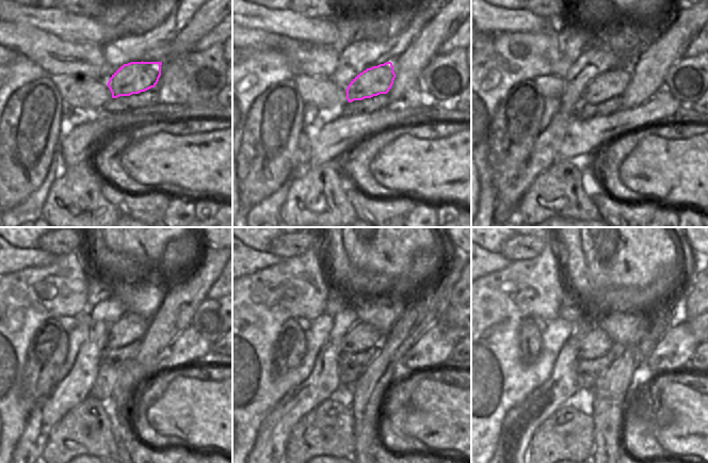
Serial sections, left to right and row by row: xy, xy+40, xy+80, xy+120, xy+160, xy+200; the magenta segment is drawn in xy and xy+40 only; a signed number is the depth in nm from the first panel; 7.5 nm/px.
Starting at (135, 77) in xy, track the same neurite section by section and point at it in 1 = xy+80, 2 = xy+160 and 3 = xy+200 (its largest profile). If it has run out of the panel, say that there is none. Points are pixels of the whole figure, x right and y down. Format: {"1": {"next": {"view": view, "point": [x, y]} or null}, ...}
{"1": {"next": {"view": "xy+80", "point": [613, 82]}}, "2": {"next": {"view": "xy+160", "point": [363, 336]}}, "3": {"next": {"view": "xy+200", "point": [596, 342]}}}

